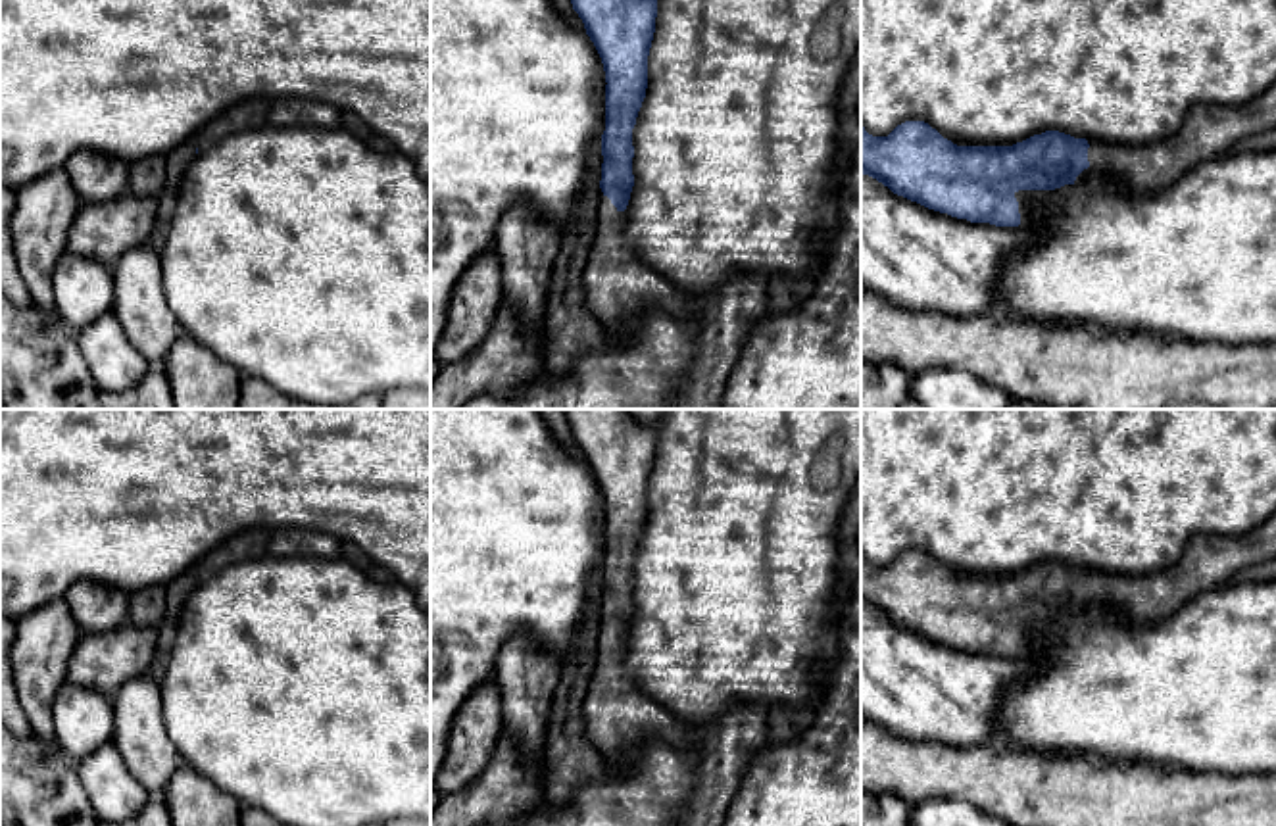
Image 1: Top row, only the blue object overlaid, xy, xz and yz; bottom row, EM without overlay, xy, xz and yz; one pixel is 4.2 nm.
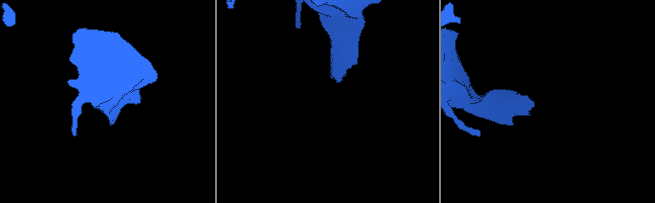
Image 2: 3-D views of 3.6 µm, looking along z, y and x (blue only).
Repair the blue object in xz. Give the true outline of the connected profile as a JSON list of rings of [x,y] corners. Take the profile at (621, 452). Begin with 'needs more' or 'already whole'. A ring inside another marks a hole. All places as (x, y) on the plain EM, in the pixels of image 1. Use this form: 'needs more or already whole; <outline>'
needs more; [[[563,409],[605,501],[605,561],[598,665],[584,701],[586,738],[603,761],[632,765],[644,740],[684,745],[688,726],[625,676],[621,642],[634,617],[632,559],[648,519],[657,423],[636,423],[626,409]]]

